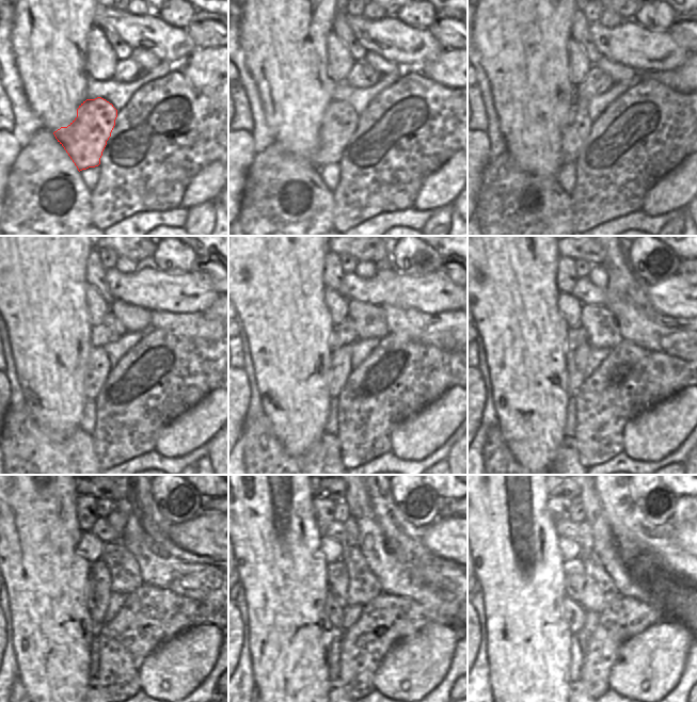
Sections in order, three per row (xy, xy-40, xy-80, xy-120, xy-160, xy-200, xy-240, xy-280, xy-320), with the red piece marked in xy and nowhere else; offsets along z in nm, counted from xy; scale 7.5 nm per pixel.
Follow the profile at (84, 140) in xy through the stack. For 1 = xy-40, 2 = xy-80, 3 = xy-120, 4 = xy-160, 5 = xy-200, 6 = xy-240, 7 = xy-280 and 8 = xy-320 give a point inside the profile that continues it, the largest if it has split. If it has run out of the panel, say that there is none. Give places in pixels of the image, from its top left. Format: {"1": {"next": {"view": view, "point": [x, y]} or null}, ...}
{"1": {"next": {"view": "xy-40", "point": [338, 123]}}, "2": {"next": {"view": "xy-80", "point": [577, 125]}}, "3": {"next": {"view": "xy-120", "point": [98, 367]}}, "4": {"next": {"view": "xy-160", "point": [339, 368]}}, "5": {"next": {"view": "xy-200", "point": [575, 361]}}, "6": {"next": {"view": "xy-240", "point": [98, 573]}}, "7": {"next": {"view": "xy-280", "point": [336, 574]}}, "8": {"next": {"view": "xy-320", "point": [573, 570]}}}

